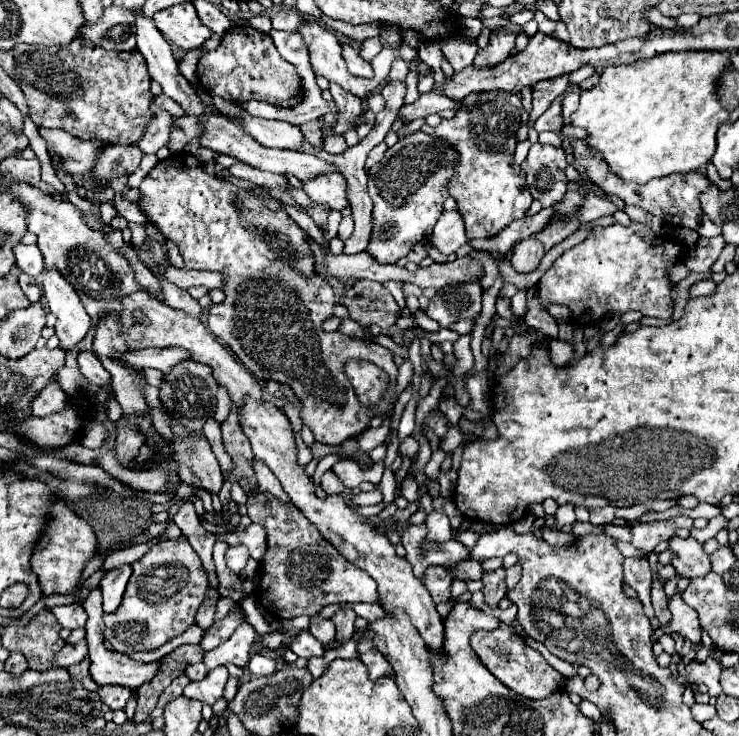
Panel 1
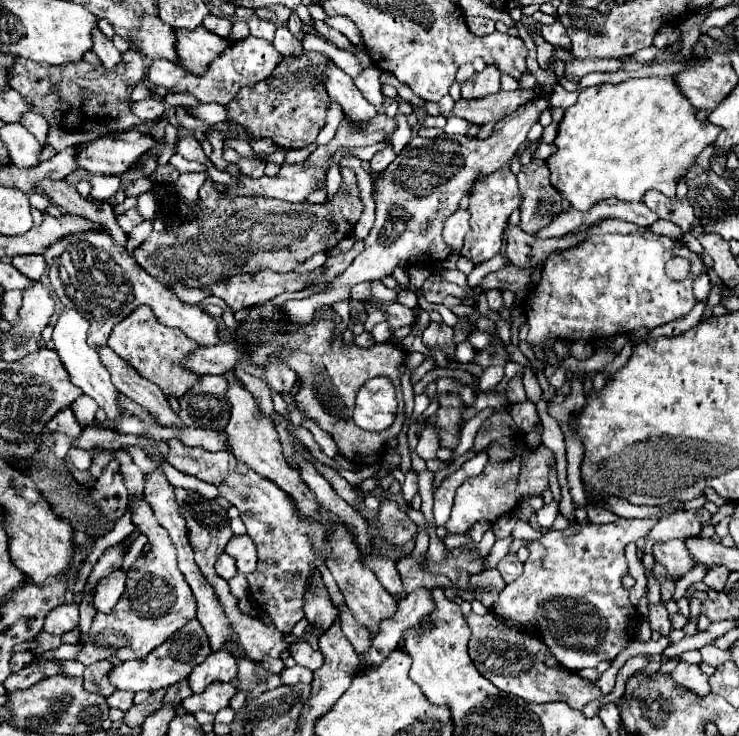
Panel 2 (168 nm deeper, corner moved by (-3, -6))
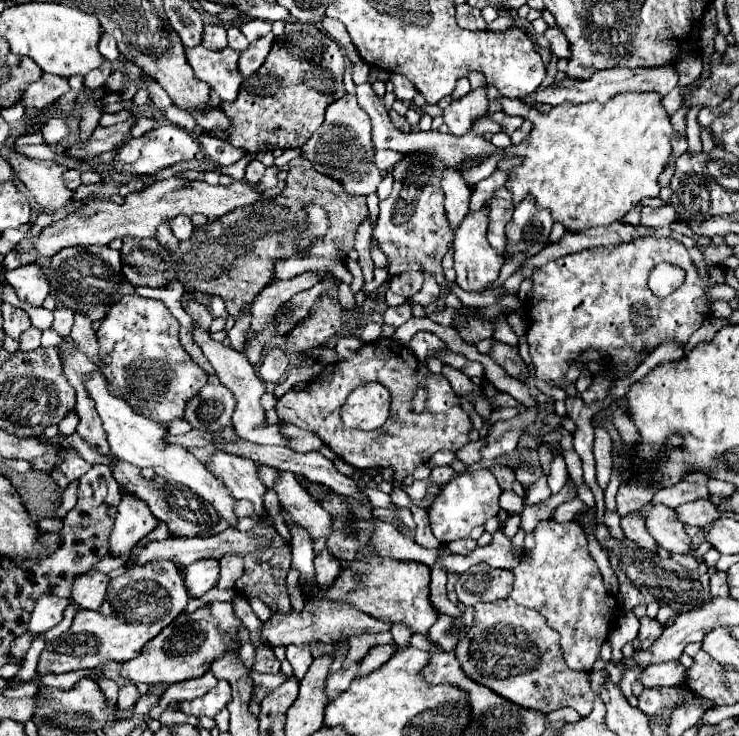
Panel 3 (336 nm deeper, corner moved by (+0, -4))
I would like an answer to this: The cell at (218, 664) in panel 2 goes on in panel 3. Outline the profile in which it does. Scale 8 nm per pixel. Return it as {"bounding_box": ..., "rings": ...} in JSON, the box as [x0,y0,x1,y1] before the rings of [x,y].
{"bounding_box":[149,672,217,718],"rings":[[[207,672],[207,674],[201,676],[201,678],[185,680],[185,682],[179,682],[177,686],[169,686],[169,688],[161,694],[159,702],[151,708],[149,716],[151,716],[151,718],[159,718],[159,714],[161,714],[169,704],[173,704],[173,702],[183,702],[183,700],[195,700],[195,698],[207,694],[215,684],[217,684],[217,678],[215,678],[211,672]]]}

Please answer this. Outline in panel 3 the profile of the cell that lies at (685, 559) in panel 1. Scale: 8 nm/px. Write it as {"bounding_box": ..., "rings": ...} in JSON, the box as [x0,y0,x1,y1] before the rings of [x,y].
{"bounding_box":[621,512,655,552],"rings":[[[629,512],[627,516],[621,516],[621,530],[629,540],[637,542],[643,550],[655,552],[655,540],[649,538],[645,520],[639,516],[639,512]]]}

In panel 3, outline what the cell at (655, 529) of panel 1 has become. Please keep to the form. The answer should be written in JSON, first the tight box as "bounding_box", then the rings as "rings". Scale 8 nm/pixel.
{"bounding_box":[675,498,721,528],"rings":[[[705,498],[681,504],[675,510],[677,510],[681,522],[687,522],[687,524],[693,524],[693,526],[699,526],[699,528],[721,518],[721,512],[717,510],[717,506],[711,500],[705,500]]]}

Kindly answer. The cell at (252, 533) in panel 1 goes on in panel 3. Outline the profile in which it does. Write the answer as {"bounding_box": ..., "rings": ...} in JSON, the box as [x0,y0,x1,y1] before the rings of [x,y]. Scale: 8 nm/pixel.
{"bounding_box":[215,556,243,590],"rings":[[[225,556],[219,560],[221,566],[221,576],[219,582],[215,584],[219,590],[229,590],[235,586],[237,578],[243,574],[243,558],[237,556]]]}

